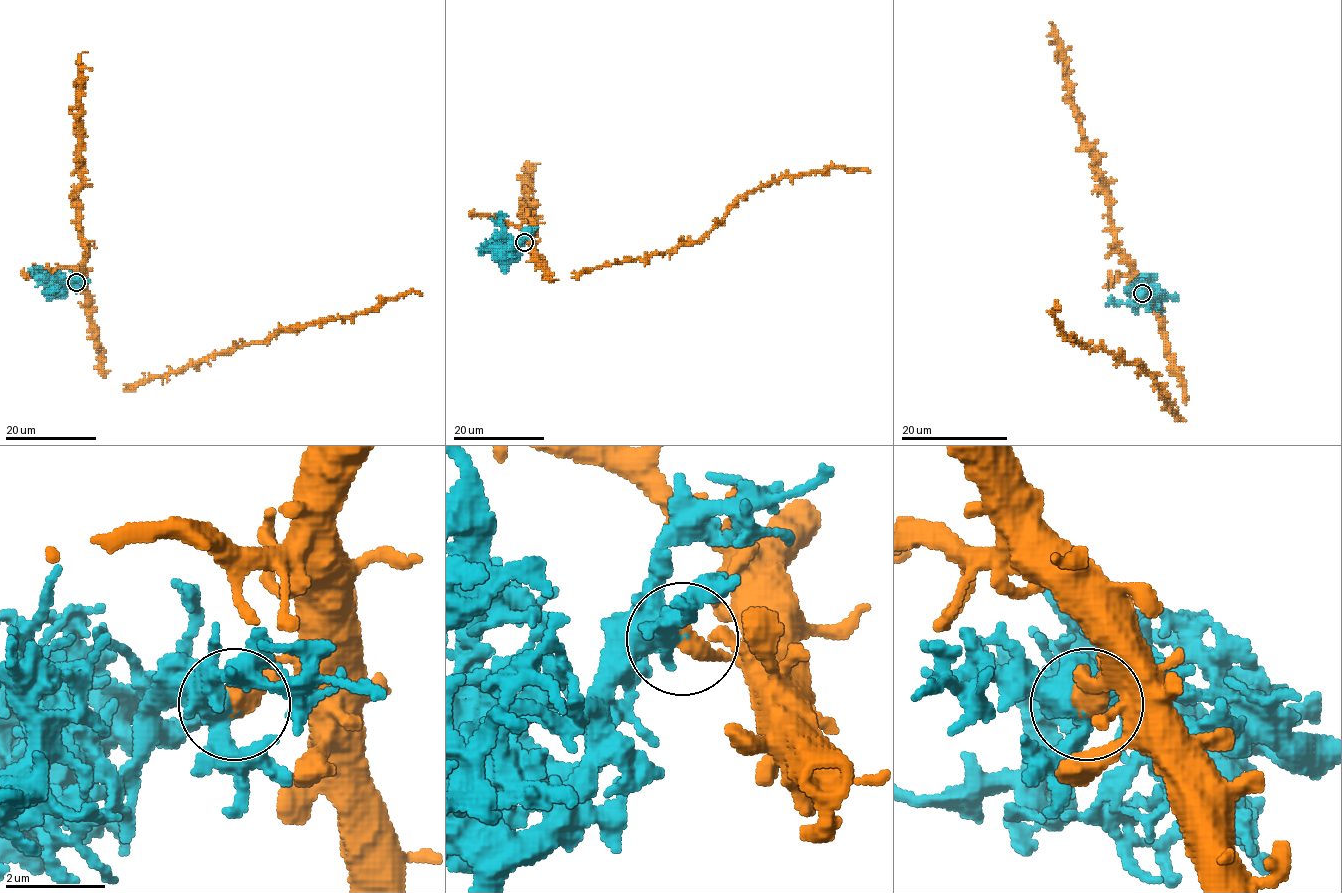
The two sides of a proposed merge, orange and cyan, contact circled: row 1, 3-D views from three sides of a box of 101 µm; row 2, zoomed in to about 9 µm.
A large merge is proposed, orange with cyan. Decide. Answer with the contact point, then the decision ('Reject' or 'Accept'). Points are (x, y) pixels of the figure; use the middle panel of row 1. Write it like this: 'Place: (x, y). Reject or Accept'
Place: (524, 242). Reject

